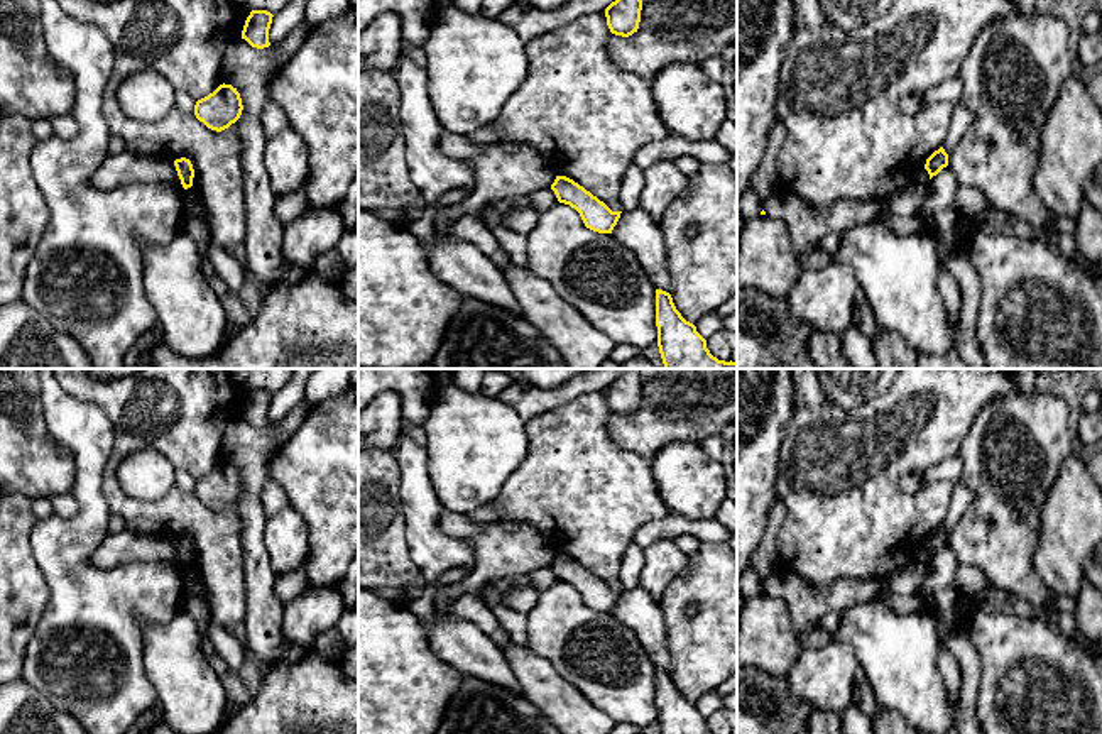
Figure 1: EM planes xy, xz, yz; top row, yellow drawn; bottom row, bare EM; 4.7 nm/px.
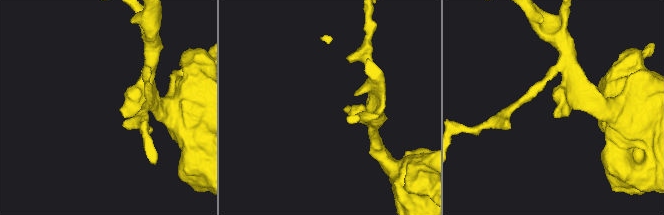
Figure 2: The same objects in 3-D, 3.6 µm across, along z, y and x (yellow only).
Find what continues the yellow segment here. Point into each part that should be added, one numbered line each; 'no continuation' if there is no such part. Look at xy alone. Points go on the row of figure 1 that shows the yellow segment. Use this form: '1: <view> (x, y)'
no continuation

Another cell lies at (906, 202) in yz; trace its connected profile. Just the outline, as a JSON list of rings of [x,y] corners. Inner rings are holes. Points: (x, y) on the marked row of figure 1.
[[[921,167],[916,178],[904,189],[896,191],[887,200],[887,210],[899,216],[914,215],[925,198],[928,184],[930,174],[925,167]]]

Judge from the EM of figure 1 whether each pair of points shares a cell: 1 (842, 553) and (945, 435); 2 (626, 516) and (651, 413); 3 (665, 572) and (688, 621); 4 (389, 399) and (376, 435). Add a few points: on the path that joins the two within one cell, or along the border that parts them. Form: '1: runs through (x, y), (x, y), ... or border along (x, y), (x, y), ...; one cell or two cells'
1: runs through (844, 520), (911, 452); one cell
2: border along (607, 433), (617, 443), (638, 452), (649, 462); two cells
3: border along (688, 557), (683, 569), (658, 601); two cells
4: runs through (386, 408), (379, 427); one cell

